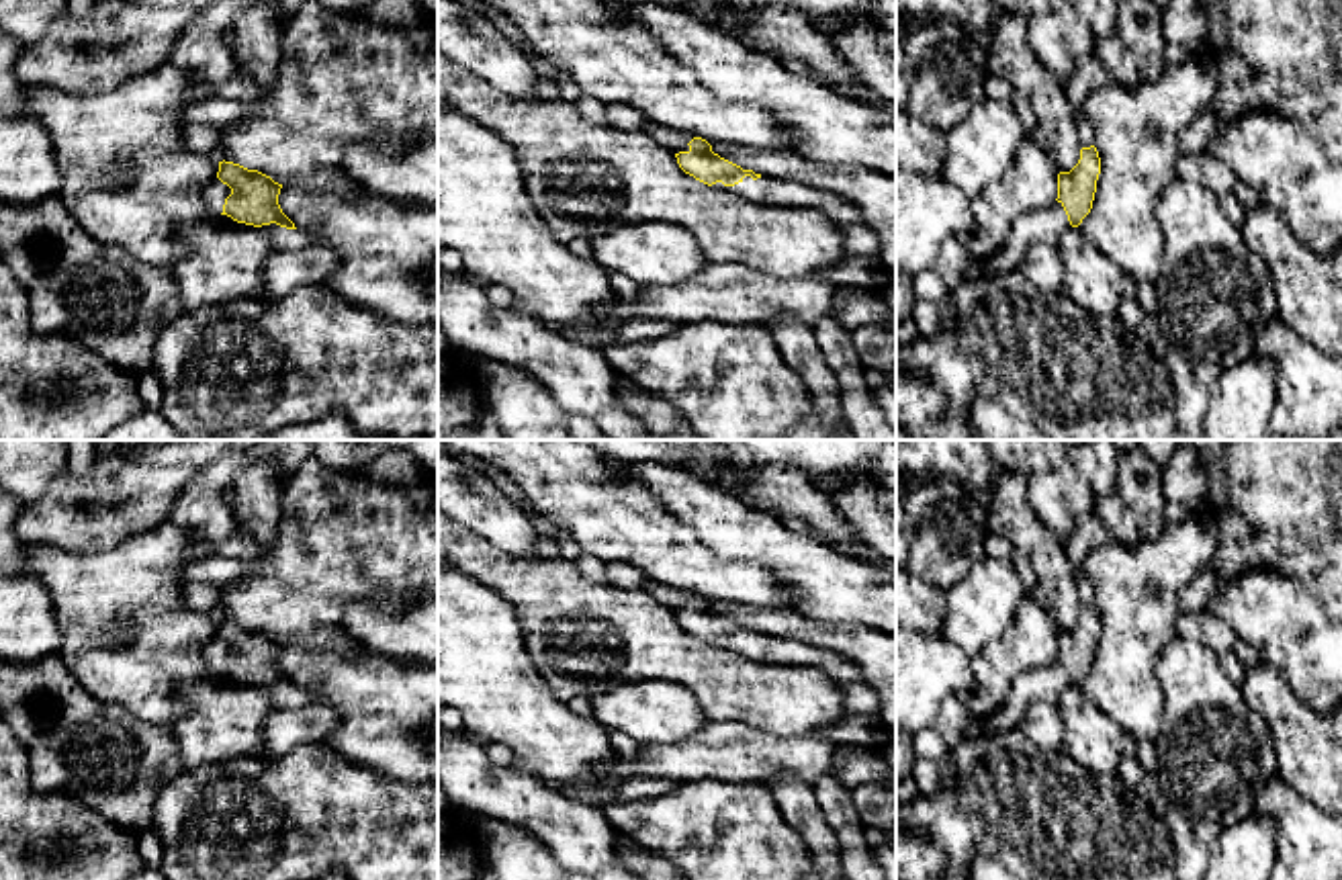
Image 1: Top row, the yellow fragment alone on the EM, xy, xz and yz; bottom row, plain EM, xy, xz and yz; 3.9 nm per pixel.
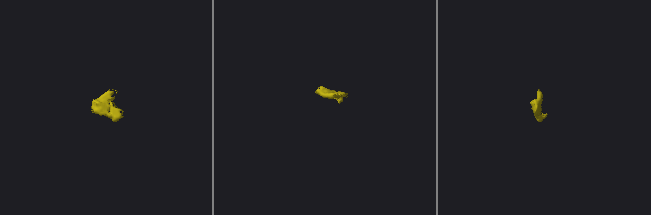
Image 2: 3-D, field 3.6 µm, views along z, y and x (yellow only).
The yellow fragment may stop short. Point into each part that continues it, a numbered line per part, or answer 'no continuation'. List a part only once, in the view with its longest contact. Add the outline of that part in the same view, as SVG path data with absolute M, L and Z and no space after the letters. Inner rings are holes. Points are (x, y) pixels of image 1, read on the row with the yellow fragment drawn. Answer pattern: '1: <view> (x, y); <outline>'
1: xy (215, 195); M215 178L207 188L207 205L215 213L223 213L225 199L231 194L231 188Z
2: xz (772, 191); M745 176L734 186L724 186L722 182L712 186L718 190L728 190L749 203L763 203L769 207L806 207L820 211L837 225L863 223L861 213L853 205L845 203L839 194L822 192L790 178L761 176L753 180L751 176Z

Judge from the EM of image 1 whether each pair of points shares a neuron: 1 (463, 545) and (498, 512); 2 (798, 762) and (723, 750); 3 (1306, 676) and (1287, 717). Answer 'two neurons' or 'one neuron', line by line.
1: two neurons
2: one neuron
3: two neurons

